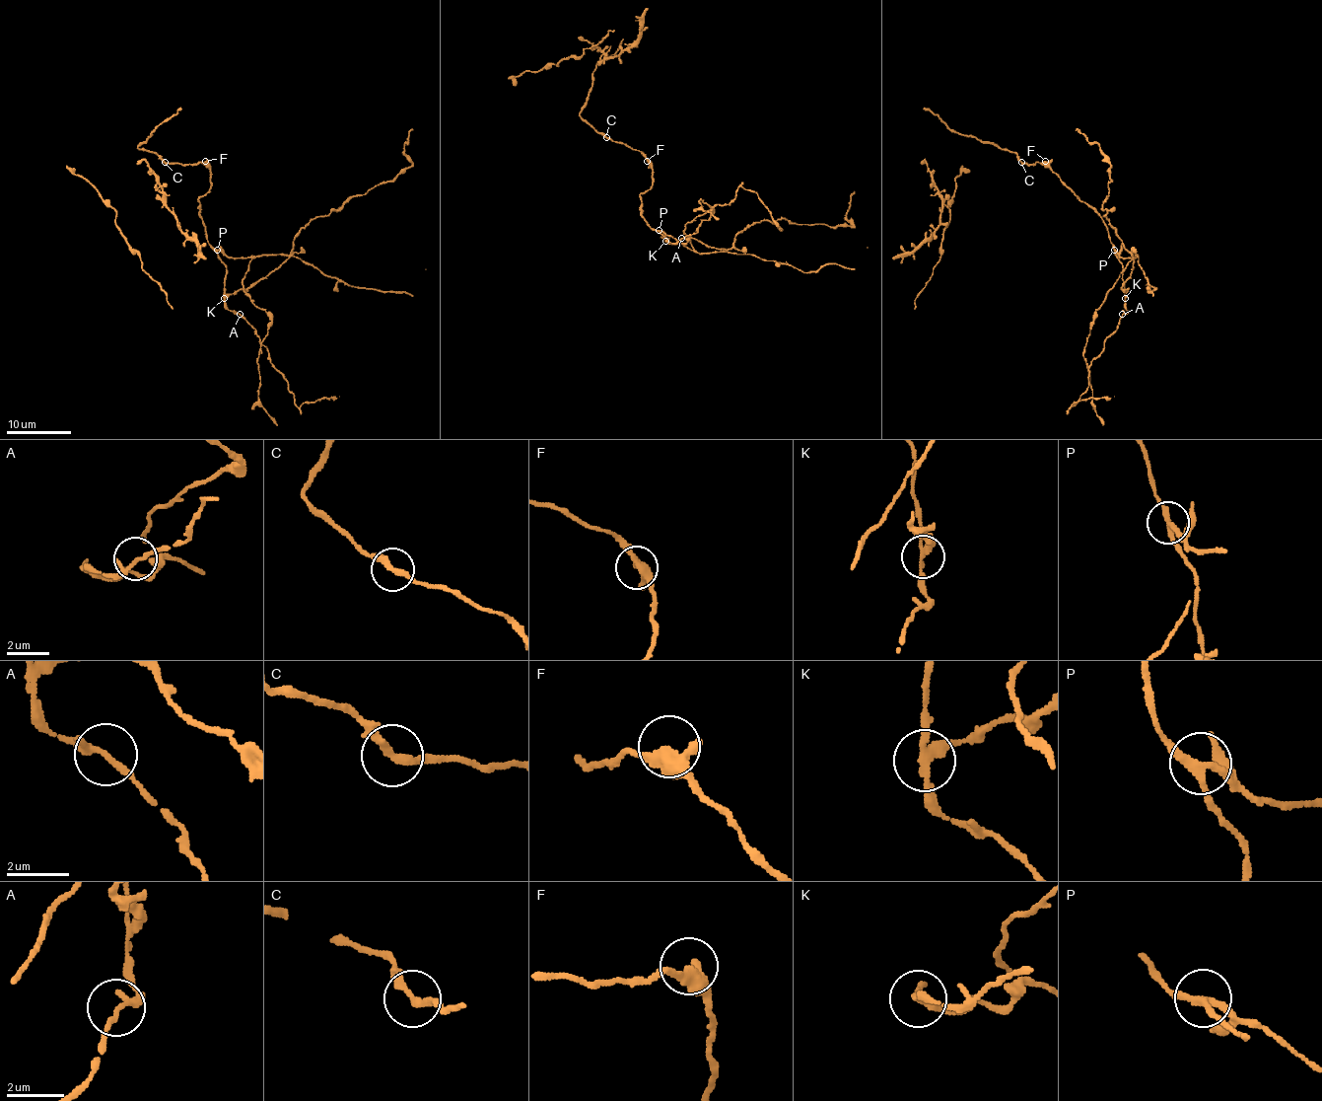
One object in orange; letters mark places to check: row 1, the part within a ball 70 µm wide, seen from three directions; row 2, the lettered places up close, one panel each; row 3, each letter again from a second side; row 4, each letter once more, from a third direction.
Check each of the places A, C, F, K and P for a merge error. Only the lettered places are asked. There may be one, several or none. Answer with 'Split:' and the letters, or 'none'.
Split: K, P

